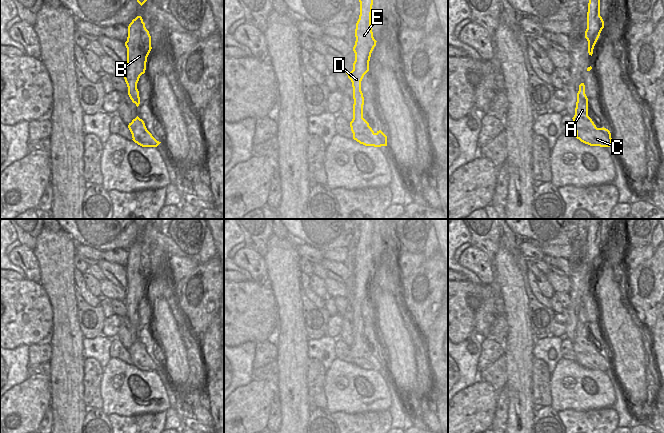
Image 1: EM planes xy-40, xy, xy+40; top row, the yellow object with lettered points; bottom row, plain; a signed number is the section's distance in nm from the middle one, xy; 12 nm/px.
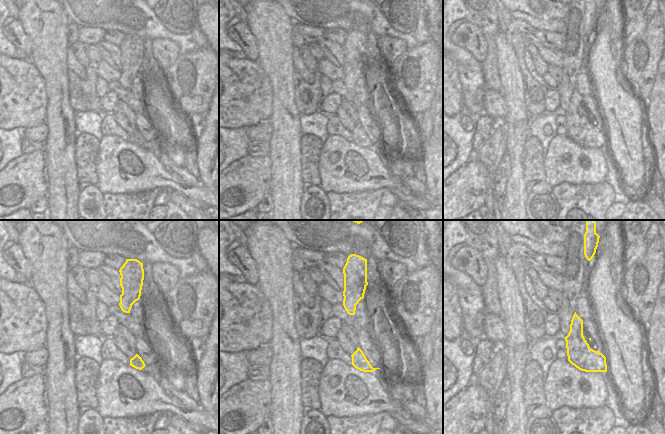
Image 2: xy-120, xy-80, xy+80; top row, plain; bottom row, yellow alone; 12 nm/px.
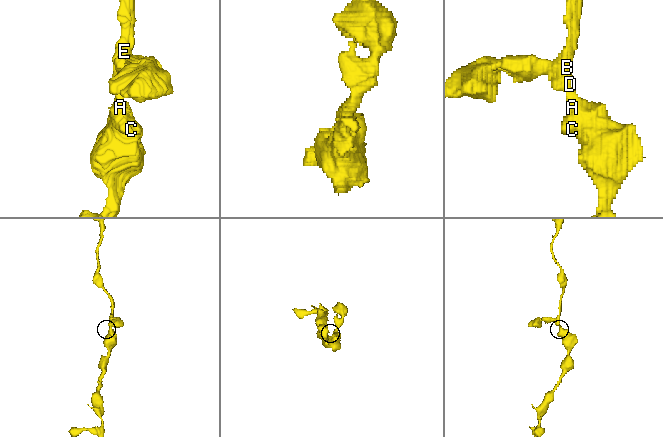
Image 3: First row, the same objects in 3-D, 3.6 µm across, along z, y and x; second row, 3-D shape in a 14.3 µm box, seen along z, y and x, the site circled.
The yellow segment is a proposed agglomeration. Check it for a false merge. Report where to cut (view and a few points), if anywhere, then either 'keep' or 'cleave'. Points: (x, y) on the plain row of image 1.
cut none; keep

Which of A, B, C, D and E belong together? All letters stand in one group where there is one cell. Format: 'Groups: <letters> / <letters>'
Groups: A B C D E

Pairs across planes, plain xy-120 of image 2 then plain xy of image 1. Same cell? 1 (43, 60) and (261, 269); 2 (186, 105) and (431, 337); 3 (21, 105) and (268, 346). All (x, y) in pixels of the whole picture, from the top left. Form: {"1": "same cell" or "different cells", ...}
{"1": "different cells", "2": "different cells", "3": "different cells"}

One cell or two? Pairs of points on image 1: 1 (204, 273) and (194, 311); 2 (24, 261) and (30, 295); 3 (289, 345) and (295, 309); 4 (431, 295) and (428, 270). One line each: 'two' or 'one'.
1: one
2: two
3: one
4: one

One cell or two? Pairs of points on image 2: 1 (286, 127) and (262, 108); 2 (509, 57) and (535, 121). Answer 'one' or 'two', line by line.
1: two
2: two

